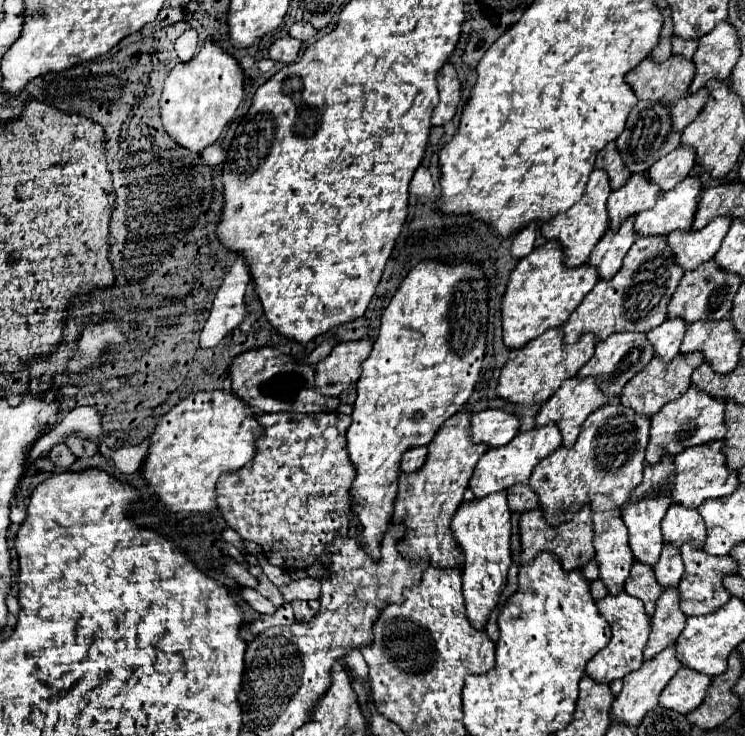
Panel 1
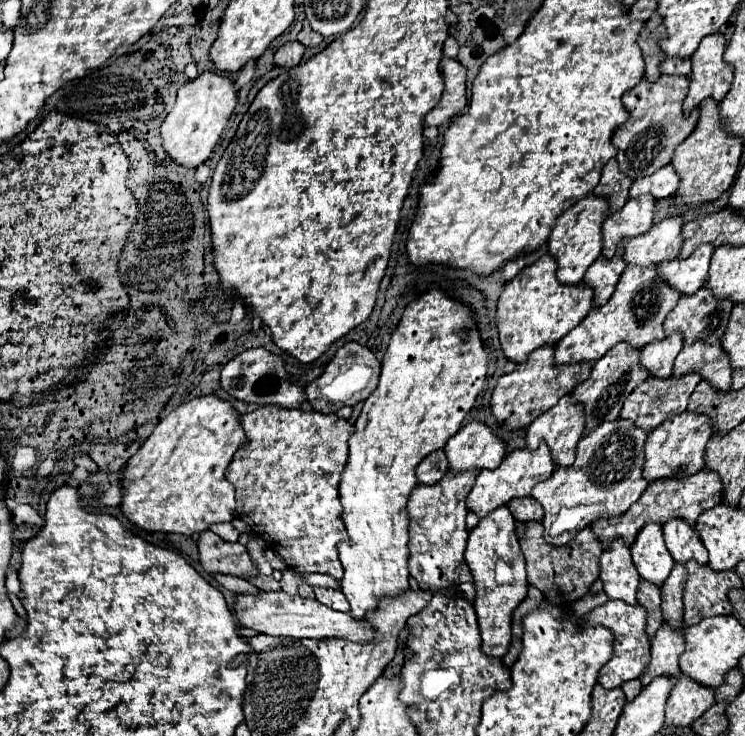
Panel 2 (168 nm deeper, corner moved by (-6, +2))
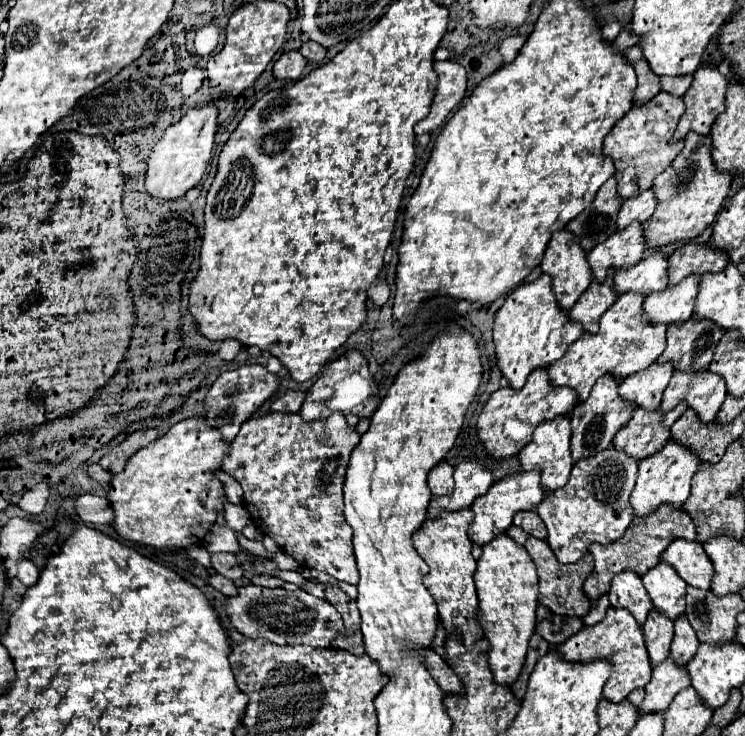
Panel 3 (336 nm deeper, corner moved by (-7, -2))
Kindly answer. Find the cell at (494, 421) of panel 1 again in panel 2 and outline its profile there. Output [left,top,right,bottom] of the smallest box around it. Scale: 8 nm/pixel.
[445,423,505,471]

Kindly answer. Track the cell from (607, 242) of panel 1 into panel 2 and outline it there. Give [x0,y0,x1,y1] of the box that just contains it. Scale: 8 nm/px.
[583,243,625,307]

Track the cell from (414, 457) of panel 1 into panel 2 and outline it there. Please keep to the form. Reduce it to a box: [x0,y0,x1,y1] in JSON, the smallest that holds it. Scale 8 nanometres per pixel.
[417,451,449,485]

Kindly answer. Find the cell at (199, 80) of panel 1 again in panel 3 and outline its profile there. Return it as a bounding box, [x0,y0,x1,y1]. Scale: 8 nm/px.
[144,105,218,199]

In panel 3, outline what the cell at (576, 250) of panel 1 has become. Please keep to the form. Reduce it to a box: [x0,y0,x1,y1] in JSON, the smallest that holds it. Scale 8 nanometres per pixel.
[540,229,594,311]

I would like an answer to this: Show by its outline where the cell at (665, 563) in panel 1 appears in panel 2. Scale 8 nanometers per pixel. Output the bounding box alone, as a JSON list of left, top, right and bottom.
[661,565,687,629]

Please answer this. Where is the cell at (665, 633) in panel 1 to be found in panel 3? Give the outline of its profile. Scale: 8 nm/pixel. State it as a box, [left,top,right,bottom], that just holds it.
[638,657,690,713]

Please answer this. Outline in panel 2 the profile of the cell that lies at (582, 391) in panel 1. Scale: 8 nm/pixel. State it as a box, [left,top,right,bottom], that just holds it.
[527,395,585,467]

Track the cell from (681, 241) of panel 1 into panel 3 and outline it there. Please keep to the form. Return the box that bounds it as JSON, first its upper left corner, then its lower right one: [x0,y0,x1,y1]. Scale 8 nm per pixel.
[644,273,700,323]

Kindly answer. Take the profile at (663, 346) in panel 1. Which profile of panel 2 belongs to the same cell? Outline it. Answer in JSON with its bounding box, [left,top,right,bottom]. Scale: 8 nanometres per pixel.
[639,333,683,379]

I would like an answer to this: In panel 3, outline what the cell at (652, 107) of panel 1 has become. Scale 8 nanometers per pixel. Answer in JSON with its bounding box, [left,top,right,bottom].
[604,91,684,199]

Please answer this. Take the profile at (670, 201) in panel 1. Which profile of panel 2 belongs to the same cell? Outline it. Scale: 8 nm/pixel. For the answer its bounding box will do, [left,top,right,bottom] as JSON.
[623,215,683,267]

